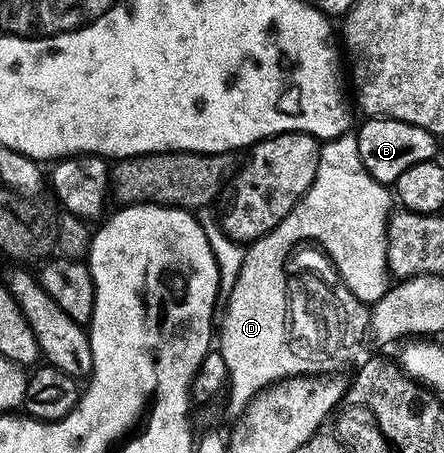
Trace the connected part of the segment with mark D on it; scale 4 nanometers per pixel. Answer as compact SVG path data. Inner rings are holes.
M342 135L334 137L326 140L324 144L321 145L319 167L315 171L315 179L311 183L311 187L307 192L305 192L300 203L295 206L295 208L292 209L285 218L282 219L279 223L279 227L272 229L266 237L261 237L258 241L252 242L252 244L244 250L245 258L241 264L239 275L228 286L229 298L227 298L226 301L224 298L223 301L223 309L225 305L225 314L223 314L222 317L220 314L219 317L219 350L223 359L226 360L226 366L229 369L227 401L237 401L237 405L241 405L241 401L252 401L254 397L262 392L262 390L273 385L271 380L269 380L269 377L273 377L276 382L281 381L279 376L277 376L277 373L281 373L281 361L269 361L269 341L273 341L273 345L278 345L279 343L283 343L285 341L280 337L280 334L286 328L287 307L289 303L288 283L286 281L287 271L285 271L285 260L288 259L289 252L291 252L292 249L300 243L300 241L318 241L318 243L325 248L326 255L333 260L333 265L337 268L338 275L341 276L341 280L339 280L340 284L353 292L362 301L362 303L372 307L382 296L384 296L386 290L389 289L391 285L391 274L387 266L389 264L389 218L394 212L394 209L395 197L391 192L390 186L379 184L379 182L367 171L367 167L363 167L363 159L359 159L359 143L357 142L356 136Z

